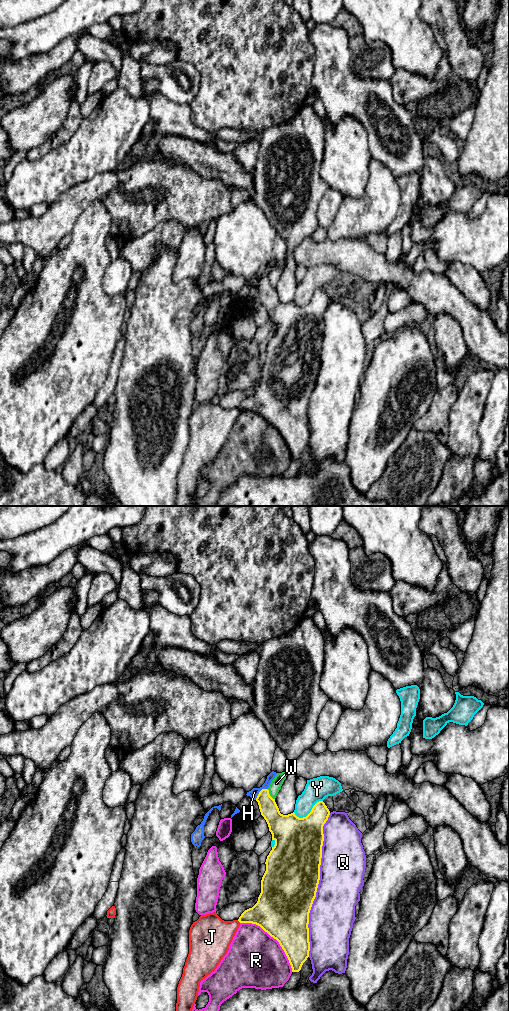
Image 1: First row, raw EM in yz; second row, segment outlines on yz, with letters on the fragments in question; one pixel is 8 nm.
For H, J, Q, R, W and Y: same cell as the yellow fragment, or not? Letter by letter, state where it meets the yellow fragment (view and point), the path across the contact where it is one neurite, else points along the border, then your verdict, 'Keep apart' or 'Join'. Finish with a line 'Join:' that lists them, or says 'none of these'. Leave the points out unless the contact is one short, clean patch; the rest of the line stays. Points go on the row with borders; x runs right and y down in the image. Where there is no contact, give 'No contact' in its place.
H: Touches yellow at yz (259, 792). Boundary: yz (267, 788), (263, 788), (255, 799). Keep apart
J: Touches yellow at yz (239, 921). Boundary: yz (237, 920), (240, 922). Keep apart
Q: Touches yellow at yz (317, 885). Keep apart
R: Touches yellow at yz (274, 938). Keep apart
W: Touches yellow at yz (269, 794). Keep apart
Y: Touches yellow at yz (309, 813). Keep apart
Join: none of these

